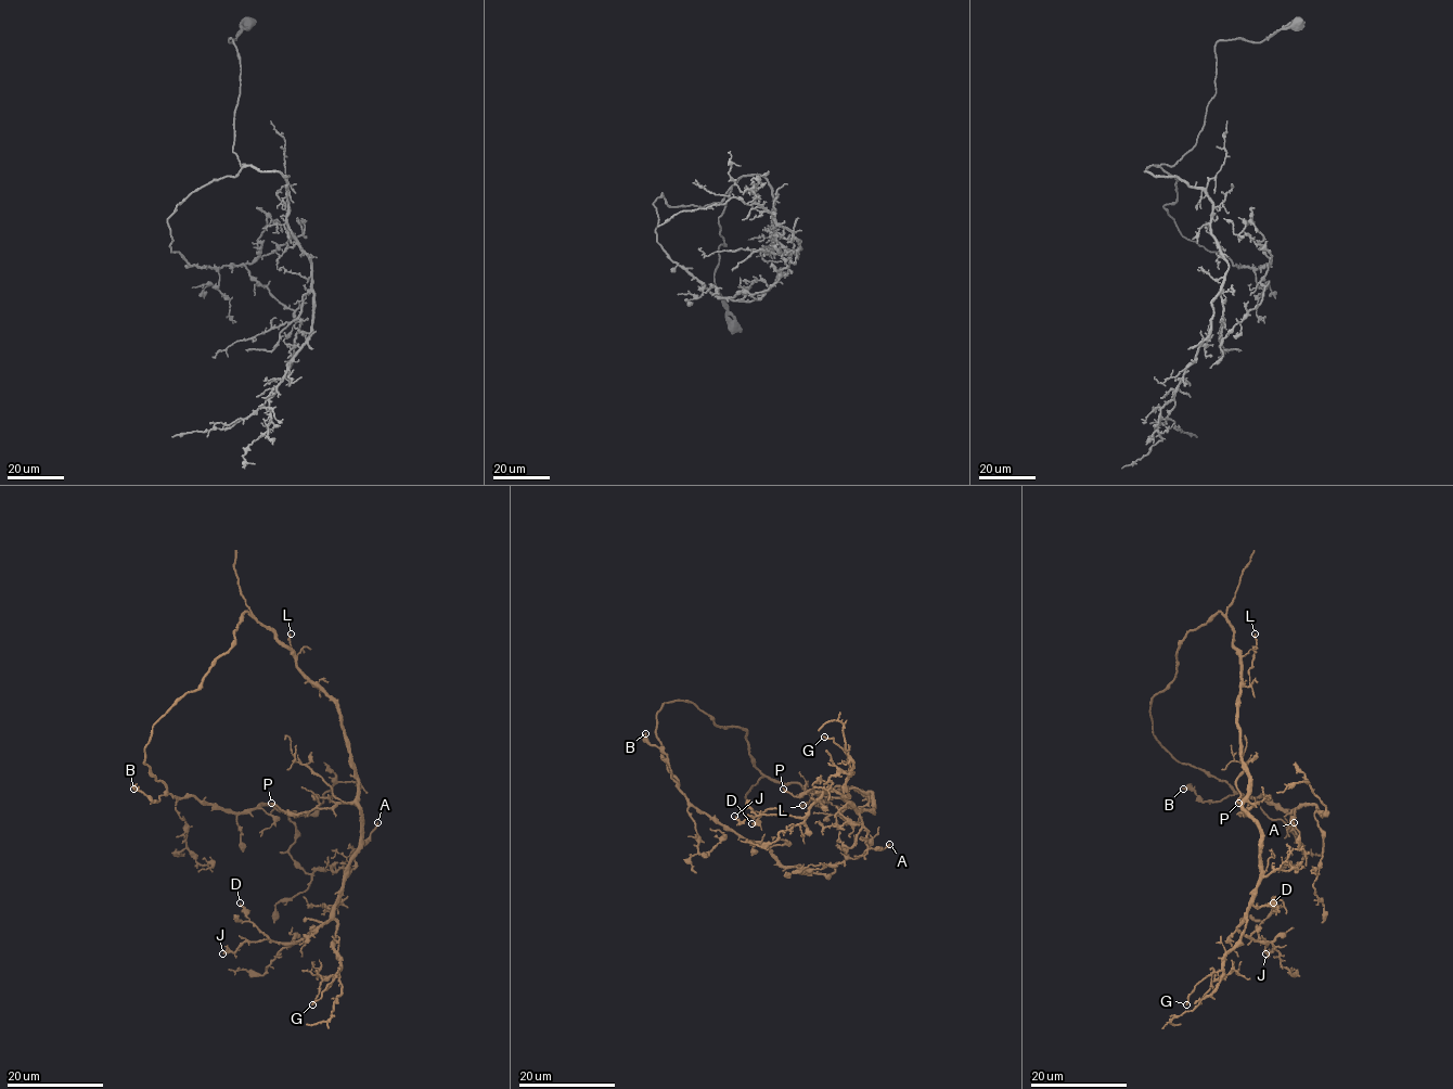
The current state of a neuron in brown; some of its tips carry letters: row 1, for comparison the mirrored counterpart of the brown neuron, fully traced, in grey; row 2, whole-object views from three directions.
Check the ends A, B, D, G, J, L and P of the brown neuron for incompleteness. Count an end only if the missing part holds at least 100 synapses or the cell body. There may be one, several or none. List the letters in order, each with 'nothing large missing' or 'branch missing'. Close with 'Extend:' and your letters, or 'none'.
A: nothing large missing
B: nothing large missing
D: nothing large missing
G: nothing large missing
J: nothing large missing
L: nothing large missing
P: nothing large missing
Extend: none

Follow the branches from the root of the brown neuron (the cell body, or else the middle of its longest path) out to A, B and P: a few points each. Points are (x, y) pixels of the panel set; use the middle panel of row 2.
A: (746, 742), (751, 763), (776, 781), (871, 792), (873, 809), (860, 812), (868, 846), (889, 844)
B: (746, 742), (744, 730), (717, 726), (692, 703), (665, 703), (656, 738), (678, 783), (645, 733)
P: (746, 742), (771, 779), (807, 791), (856, 789), (870, 801), (850, 807), (783, 789)

